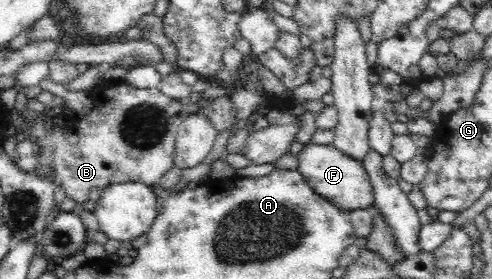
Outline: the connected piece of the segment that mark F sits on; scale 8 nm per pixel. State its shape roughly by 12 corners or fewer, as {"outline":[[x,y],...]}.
{"outline":[[306,144],[298,172],[342,211],[375,206],[362,161]]}

